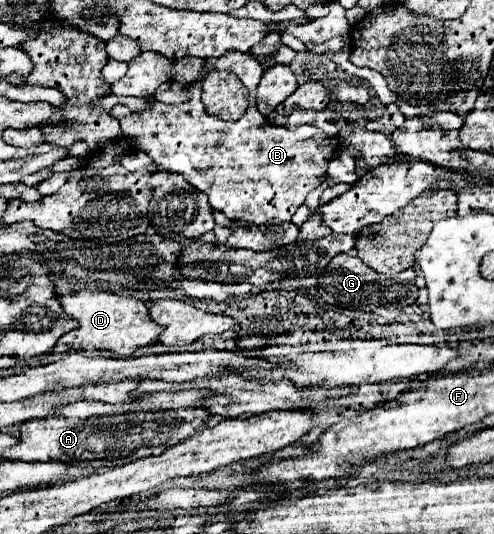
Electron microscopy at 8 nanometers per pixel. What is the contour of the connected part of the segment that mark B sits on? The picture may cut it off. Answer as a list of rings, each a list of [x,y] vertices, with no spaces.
[[[226,53],[220,59],[206,59],[206,65],[219,71],[236,73],[248,87],[252,105],[244,119],[226,123],[212,117],[202,107],[202,82],[188,87],[188,101],[182,105],[154,105],[142,113],[132,113],[124,105],[116,105],[110,113],[120,121],[124,133],[132,133],[140,141],[142,151],[164,171],[180,173],[184,179],[208,195],[210,205],[222,211],[228,219],[262,225],[270,219],[290,221],[306,195],[316,189],[324,177],[328,161],[340,147],[340,135],[326,135],[314,125],[304,125],[296,131],[272,127],[256,109],[256,87],[264,67],[248,53]]]

